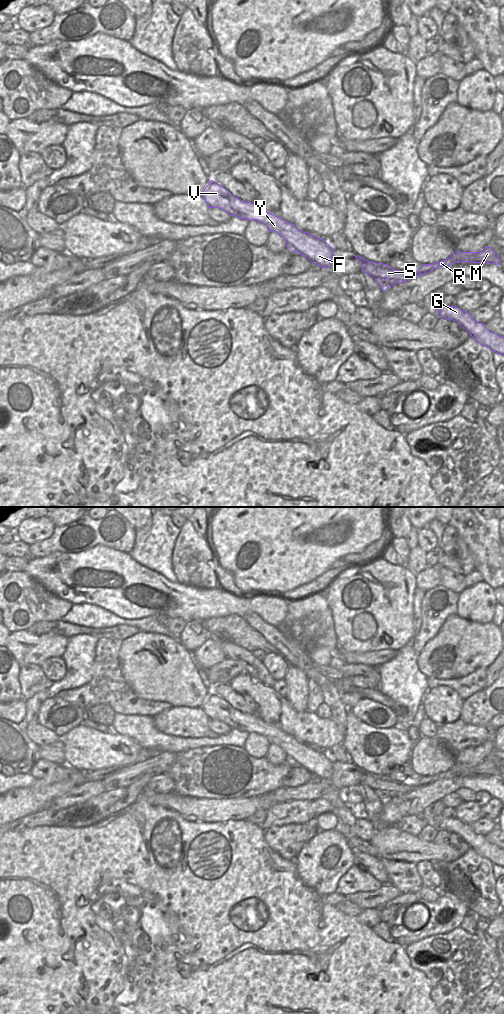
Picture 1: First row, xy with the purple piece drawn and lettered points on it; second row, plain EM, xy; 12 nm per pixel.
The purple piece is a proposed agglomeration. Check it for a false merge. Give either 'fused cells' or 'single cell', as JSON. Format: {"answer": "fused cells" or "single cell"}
{"answer": "fused cells"}

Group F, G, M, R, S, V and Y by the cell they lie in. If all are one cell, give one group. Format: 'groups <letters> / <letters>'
groups F G V Y / M R S

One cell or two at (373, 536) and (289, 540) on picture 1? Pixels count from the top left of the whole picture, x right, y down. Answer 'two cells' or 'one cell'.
one cell

